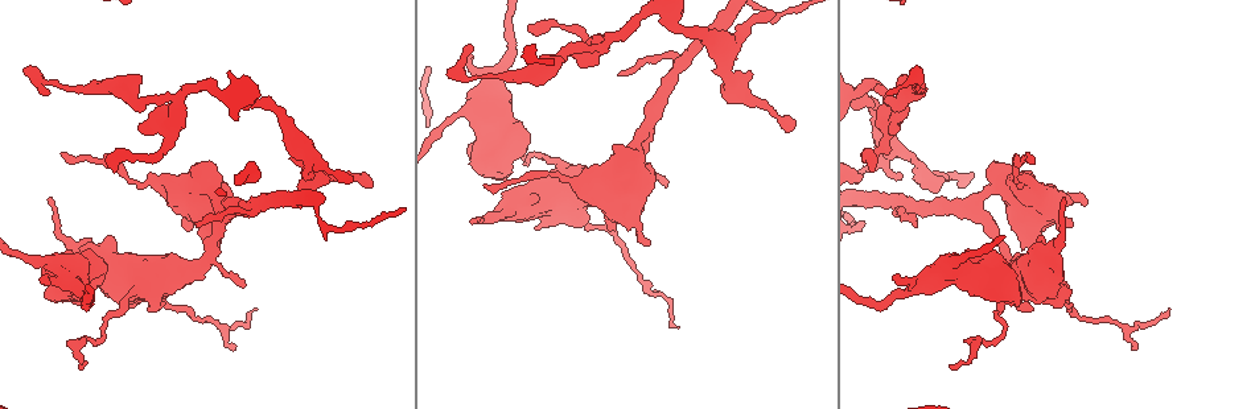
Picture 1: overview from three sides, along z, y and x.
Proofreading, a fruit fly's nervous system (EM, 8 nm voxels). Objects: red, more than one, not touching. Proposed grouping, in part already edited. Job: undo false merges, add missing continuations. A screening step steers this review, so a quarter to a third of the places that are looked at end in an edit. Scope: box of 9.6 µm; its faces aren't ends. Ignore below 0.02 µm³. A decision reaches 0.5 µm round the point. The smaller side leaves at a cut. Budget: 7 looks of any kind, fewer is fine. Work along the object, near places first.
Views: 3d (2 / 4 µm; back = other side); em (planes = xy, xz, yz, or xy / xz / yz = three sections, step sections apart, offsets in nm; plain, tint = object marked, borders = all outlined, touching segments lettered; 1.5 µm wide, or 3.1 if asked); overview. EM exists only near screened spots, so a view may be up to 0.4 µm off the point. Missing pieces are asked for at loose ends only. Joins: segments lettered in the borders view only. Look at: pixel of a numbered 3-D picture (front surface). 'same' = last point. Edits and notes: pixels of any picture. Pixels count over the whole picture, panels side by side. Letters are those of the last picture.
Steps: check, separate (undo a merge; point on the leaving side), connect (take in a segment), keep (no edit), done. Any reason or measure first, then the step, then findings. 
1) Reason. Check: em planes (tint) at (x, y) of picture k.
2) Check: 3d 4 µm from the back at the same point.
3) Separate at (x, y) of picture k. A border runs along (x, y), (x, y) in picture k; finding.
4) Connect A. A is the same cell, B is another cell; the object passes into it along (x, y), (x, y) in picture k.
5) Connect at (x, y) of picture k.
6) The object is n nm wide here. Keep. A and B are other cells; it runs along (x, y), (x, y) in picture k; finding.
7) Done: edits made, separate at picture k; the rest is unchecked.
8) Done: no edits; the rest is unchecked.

Tapers out. Check: em planes (borders) at (677, 326) of picture 1.

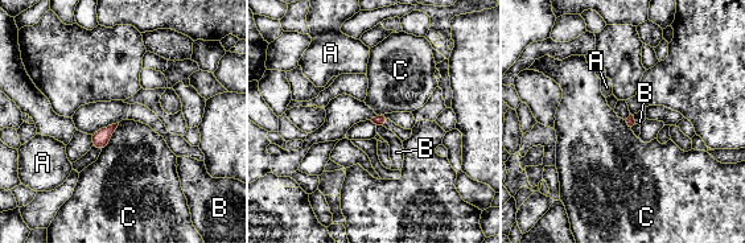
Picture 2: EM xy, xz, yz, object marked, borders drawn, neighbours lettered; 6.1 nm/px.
Keep. A, B and C are other cells; a border runs along (119, 123), (110, 141), (101, 152) in picture 2; none of them fits.

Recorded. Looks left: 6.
Tapers out. Check: 3d 4 µm at (244, 287) of picture 1.

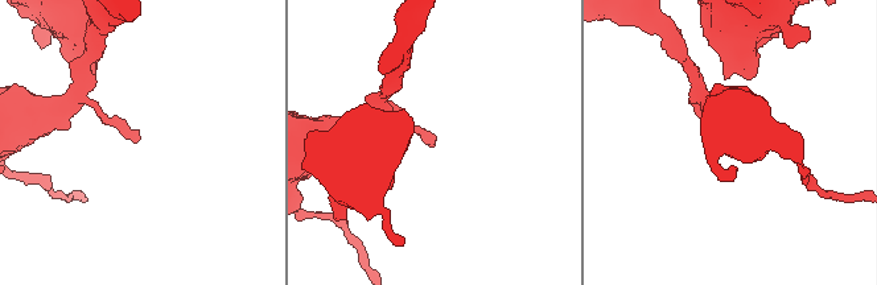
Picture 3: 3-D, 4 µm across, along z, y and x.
Check: em xz step 4 (plain) at (434, 146) of picture 3.

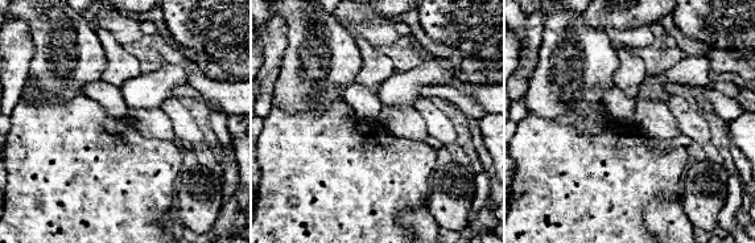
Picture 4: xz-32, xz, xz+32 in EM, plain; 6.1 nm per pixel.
Check: em xz step 4 (borders) at the same point.

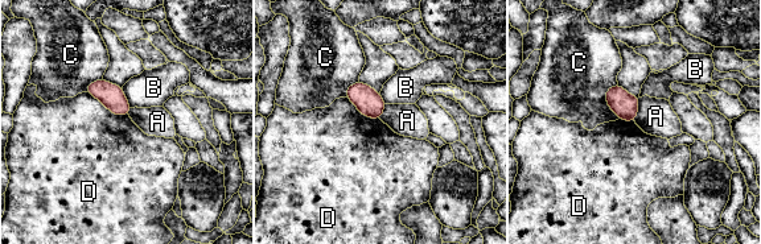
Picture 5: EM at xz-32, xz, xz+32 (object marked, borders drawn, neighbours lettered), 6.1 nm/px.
Keep. A, B, C and D are other cells; a border runs along (640, 98), (640, 108), (634, 122) in picture 5; no lettered segment goes on from it.

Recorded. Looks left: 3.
Branch stops here. Check: 3d 4 µm at (893, 275) of picture 1.

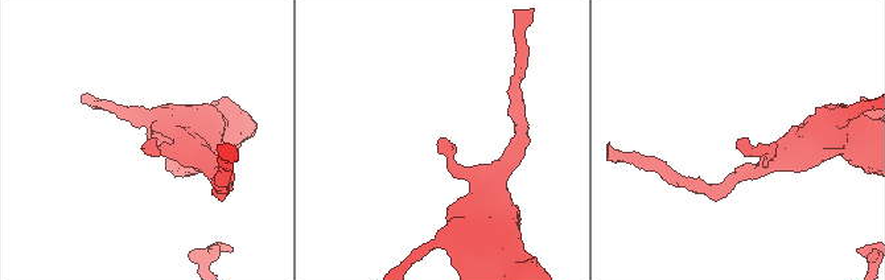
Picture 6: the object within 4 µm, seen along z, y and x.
Check: em planes (borders) at (737, 144) of picture 6.

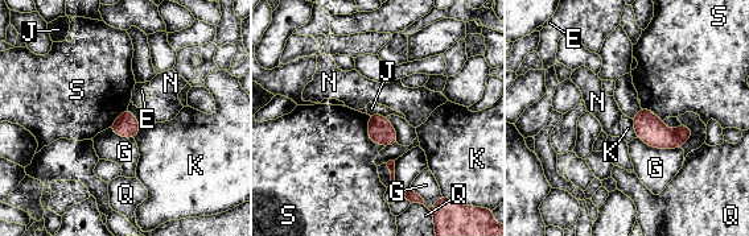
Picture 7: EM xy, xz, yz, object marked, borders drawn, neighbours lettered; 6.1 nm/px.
The longest contact is with G, 280 nm. Keep. E, G, J, K, N, Q and S are other cells; a border runs along (630, 119), (637, 137) in picture 7; no lettered segment goes on from it.

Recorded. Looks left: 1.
Done: no edits; the rest is unchecked.

